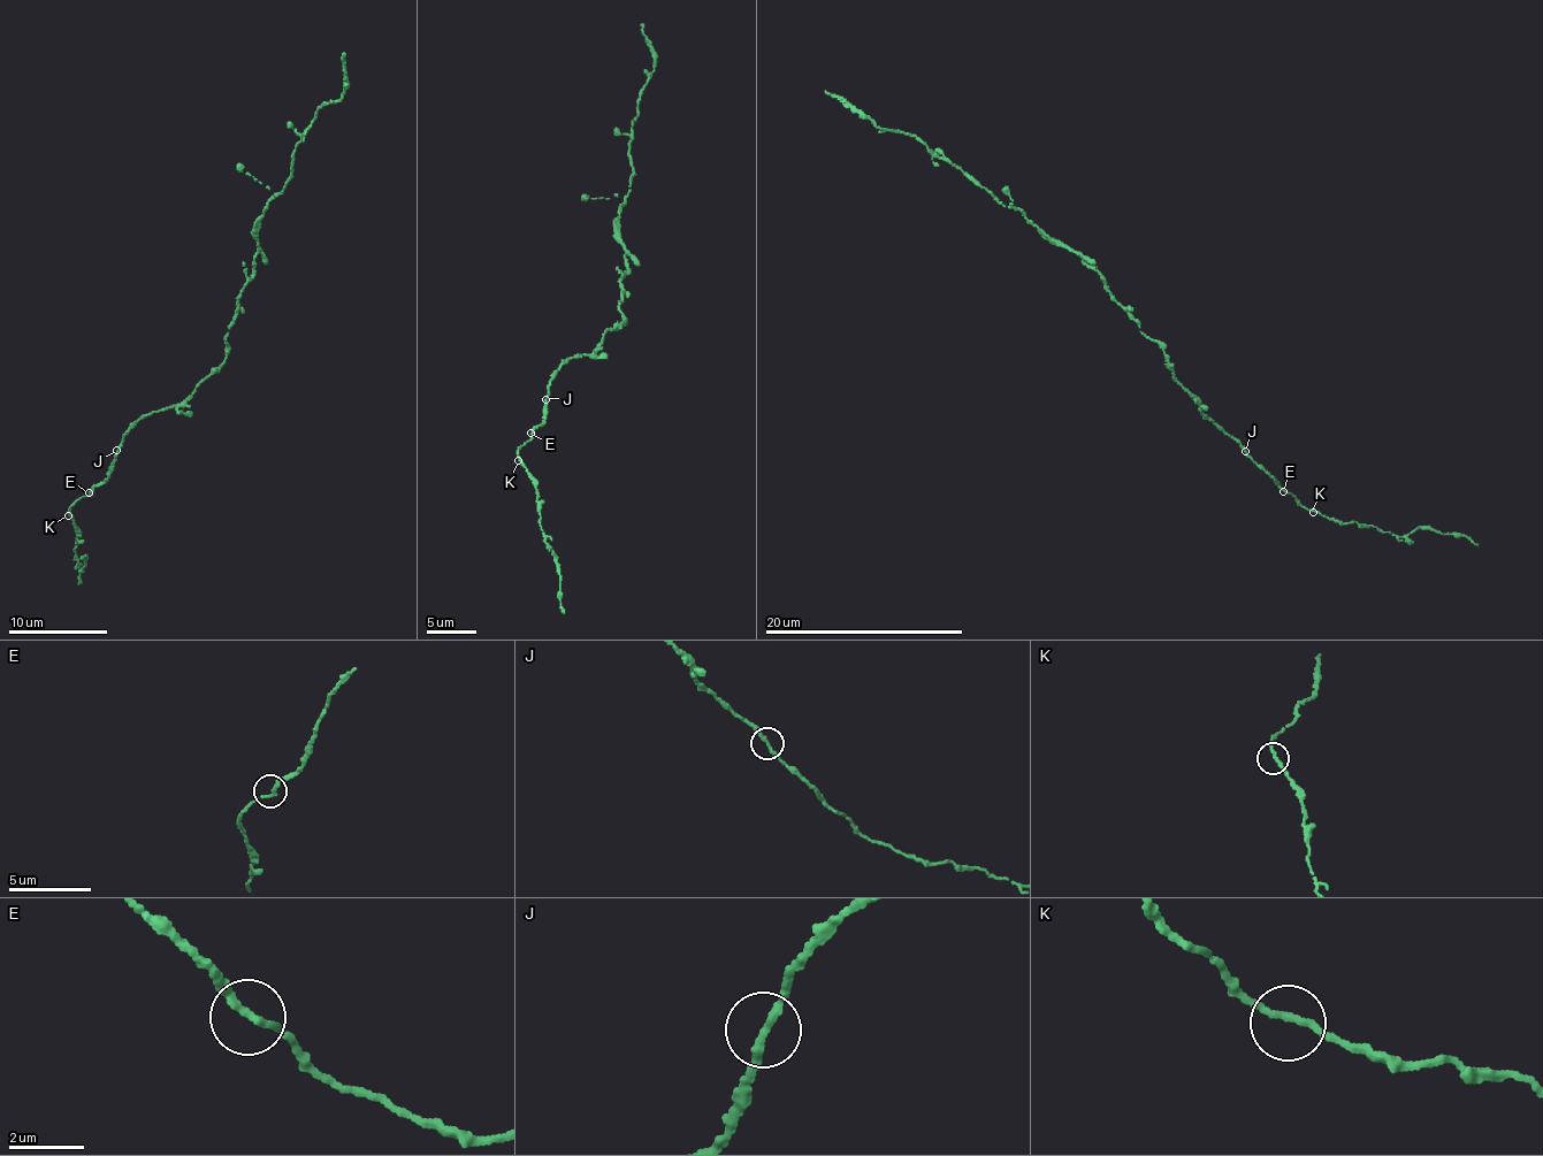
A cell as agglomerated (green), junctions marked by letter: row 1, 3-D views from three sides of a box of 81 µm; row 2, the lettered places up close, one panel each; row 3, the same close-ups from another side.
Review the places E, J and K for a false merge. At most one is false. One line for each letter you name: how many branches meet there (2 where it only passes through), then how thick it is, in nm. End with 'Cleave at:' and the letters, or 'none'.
Cleave at: none

